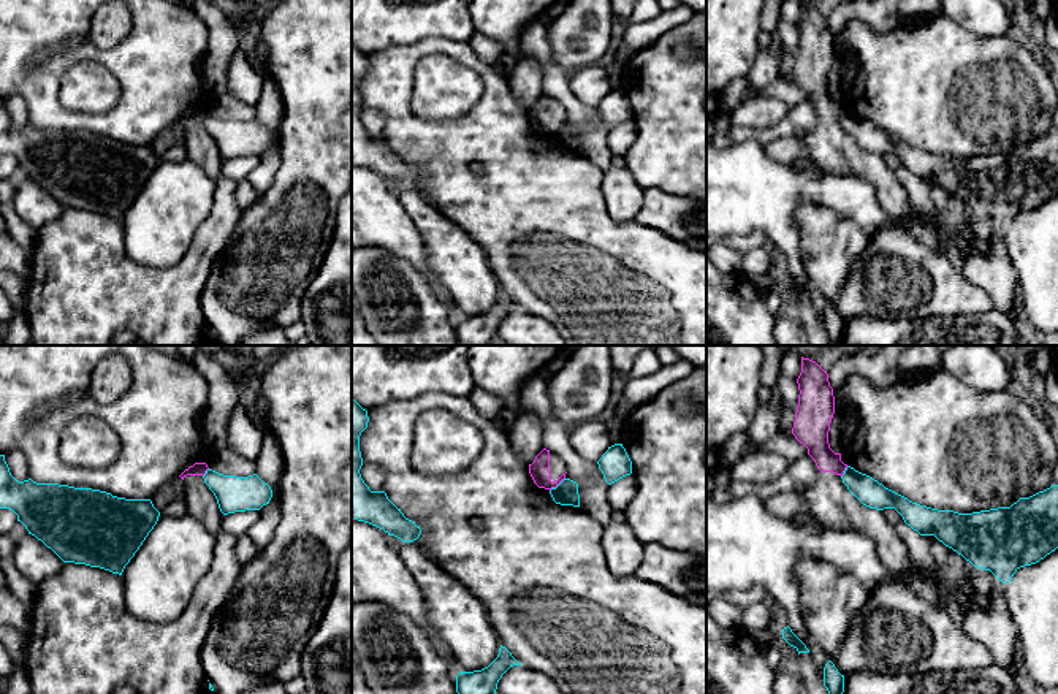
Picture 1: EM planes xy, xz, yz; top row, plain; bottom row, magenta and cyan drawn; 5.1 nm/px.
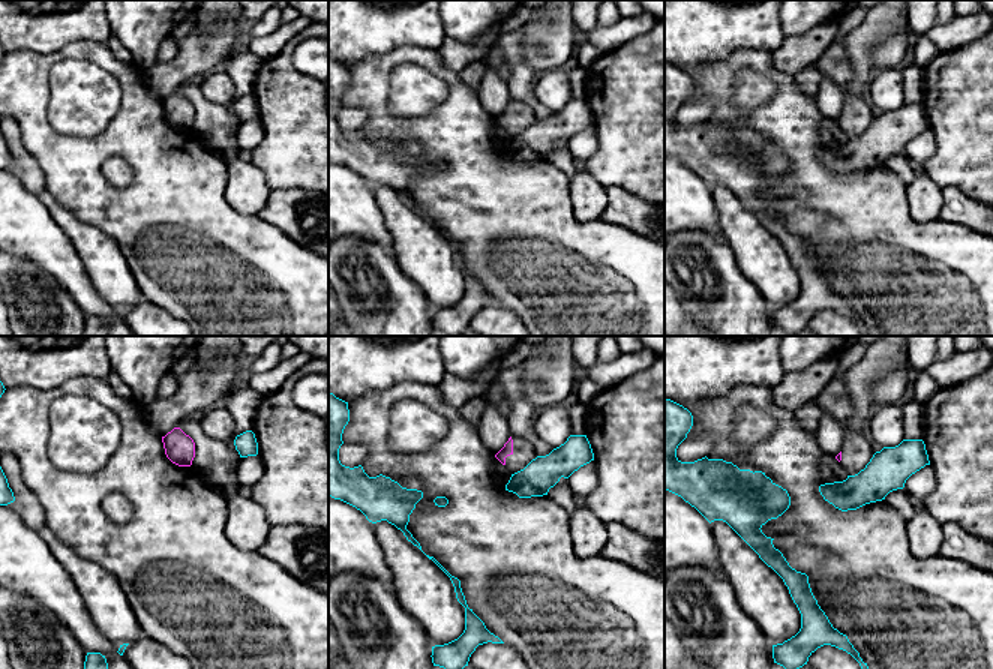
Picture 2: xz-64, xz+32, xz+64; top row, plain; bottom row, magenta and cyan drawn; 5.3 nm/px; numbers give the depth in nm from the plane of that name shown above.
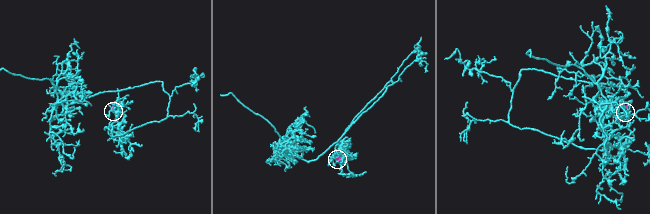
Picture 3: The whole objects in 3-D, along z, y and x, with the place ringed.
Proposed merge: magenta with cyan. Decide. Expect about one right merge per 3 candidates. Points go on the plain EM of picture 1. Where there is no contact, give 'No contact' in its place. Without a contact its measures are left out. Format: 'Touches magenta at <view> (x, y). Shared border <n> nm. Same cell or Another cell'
Touches magenta at xz (556, 130). Shared border 100 nm. Another cell

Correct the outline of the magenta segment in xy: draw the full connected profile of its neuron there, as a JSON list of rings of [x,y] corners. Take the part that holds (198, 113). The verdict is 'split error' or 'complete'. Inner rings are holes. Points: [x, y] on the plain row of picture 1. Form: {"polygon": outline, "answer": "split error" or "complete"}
{"polygon": [[[195,108],[179,122],[184,125],[187,158],[196,163],[211,179],[217,181],[222,176],[223,158],[214,138],[204,128],[203,120],[207,114],[206,108]]], "answer": "split error"}

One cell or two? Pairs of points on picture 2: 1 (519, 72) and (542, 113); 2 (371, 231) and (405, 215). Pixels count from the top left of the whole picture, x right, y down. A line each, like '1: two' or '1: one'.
1: one
2: two

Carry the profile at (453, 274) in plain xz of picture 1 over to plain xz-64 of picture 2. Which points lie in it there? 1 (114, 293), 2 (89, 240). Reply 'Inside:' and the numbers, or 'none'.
Inside: 1, 2

